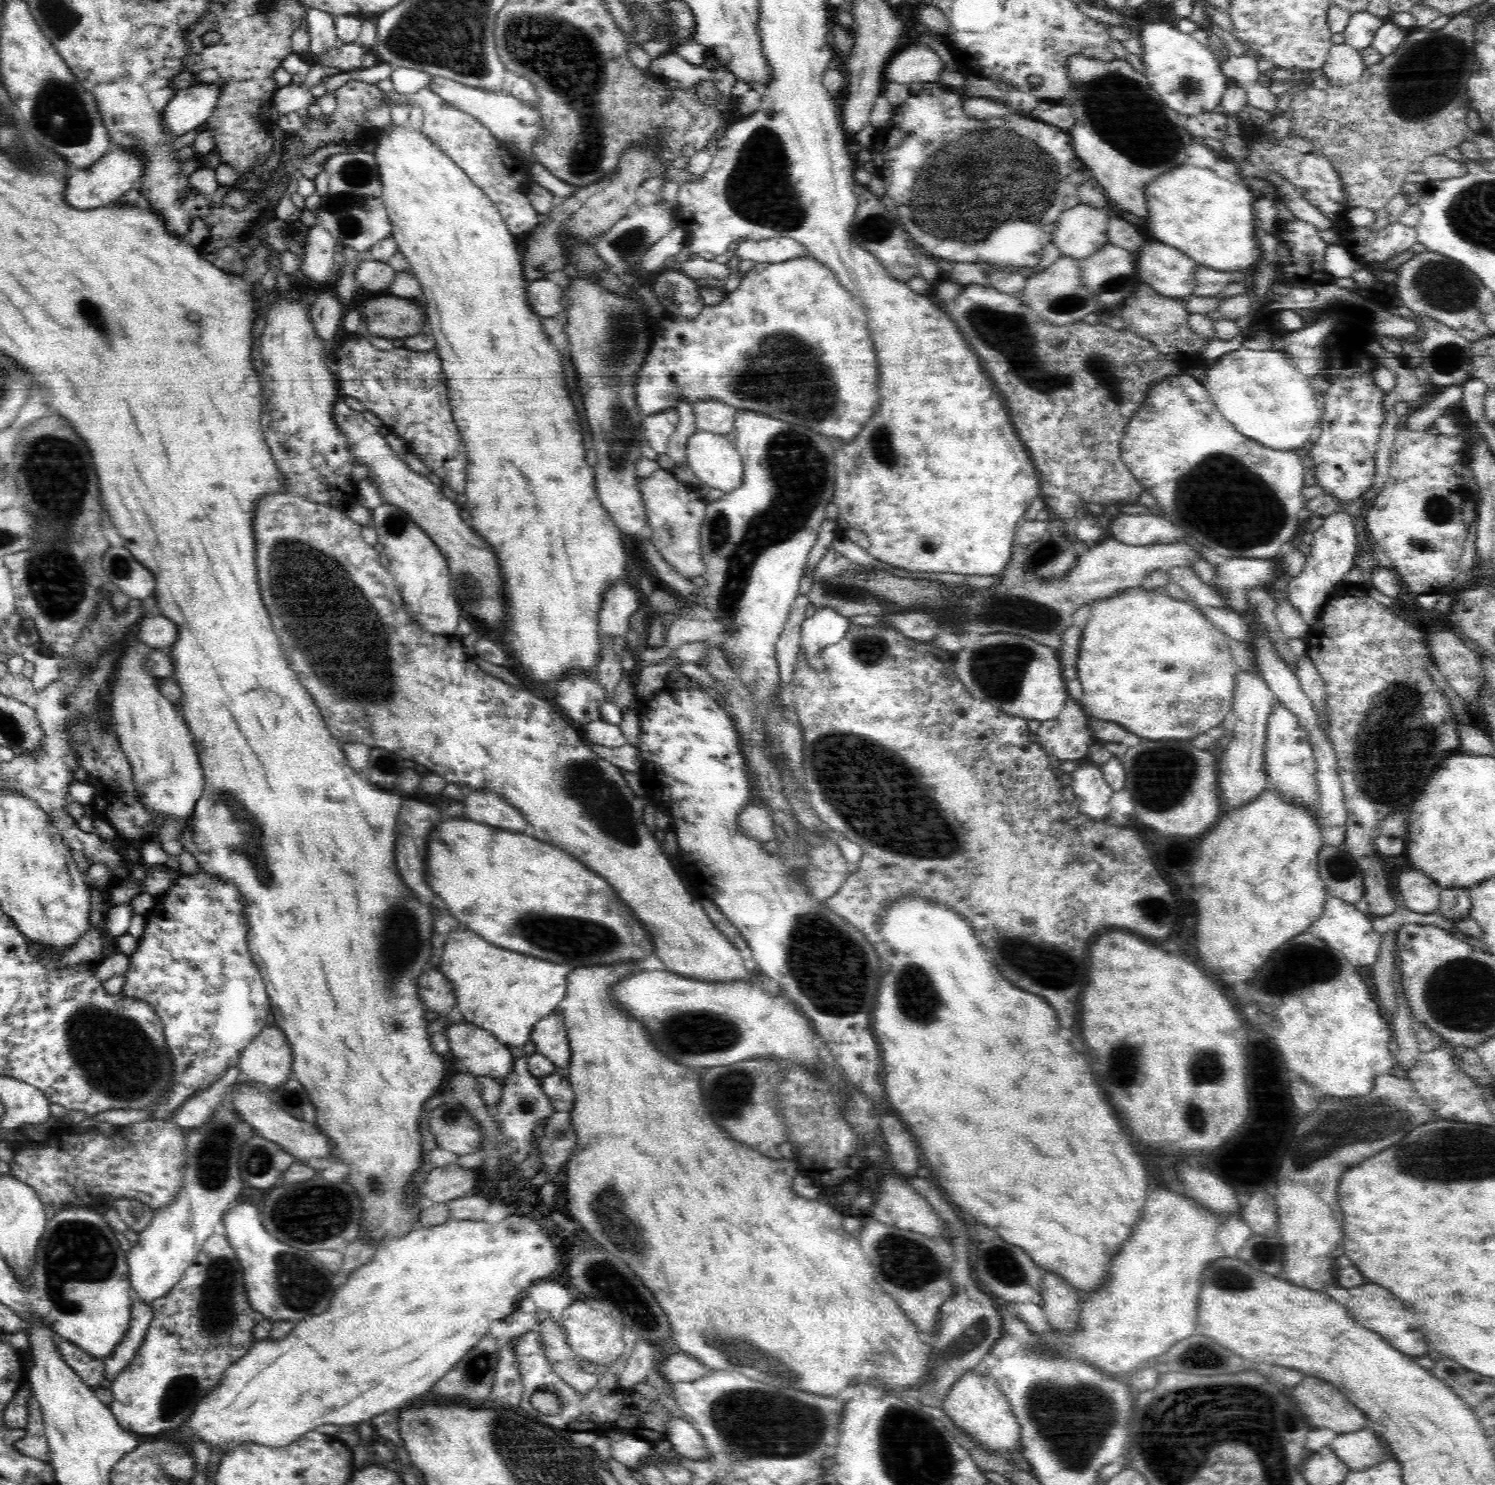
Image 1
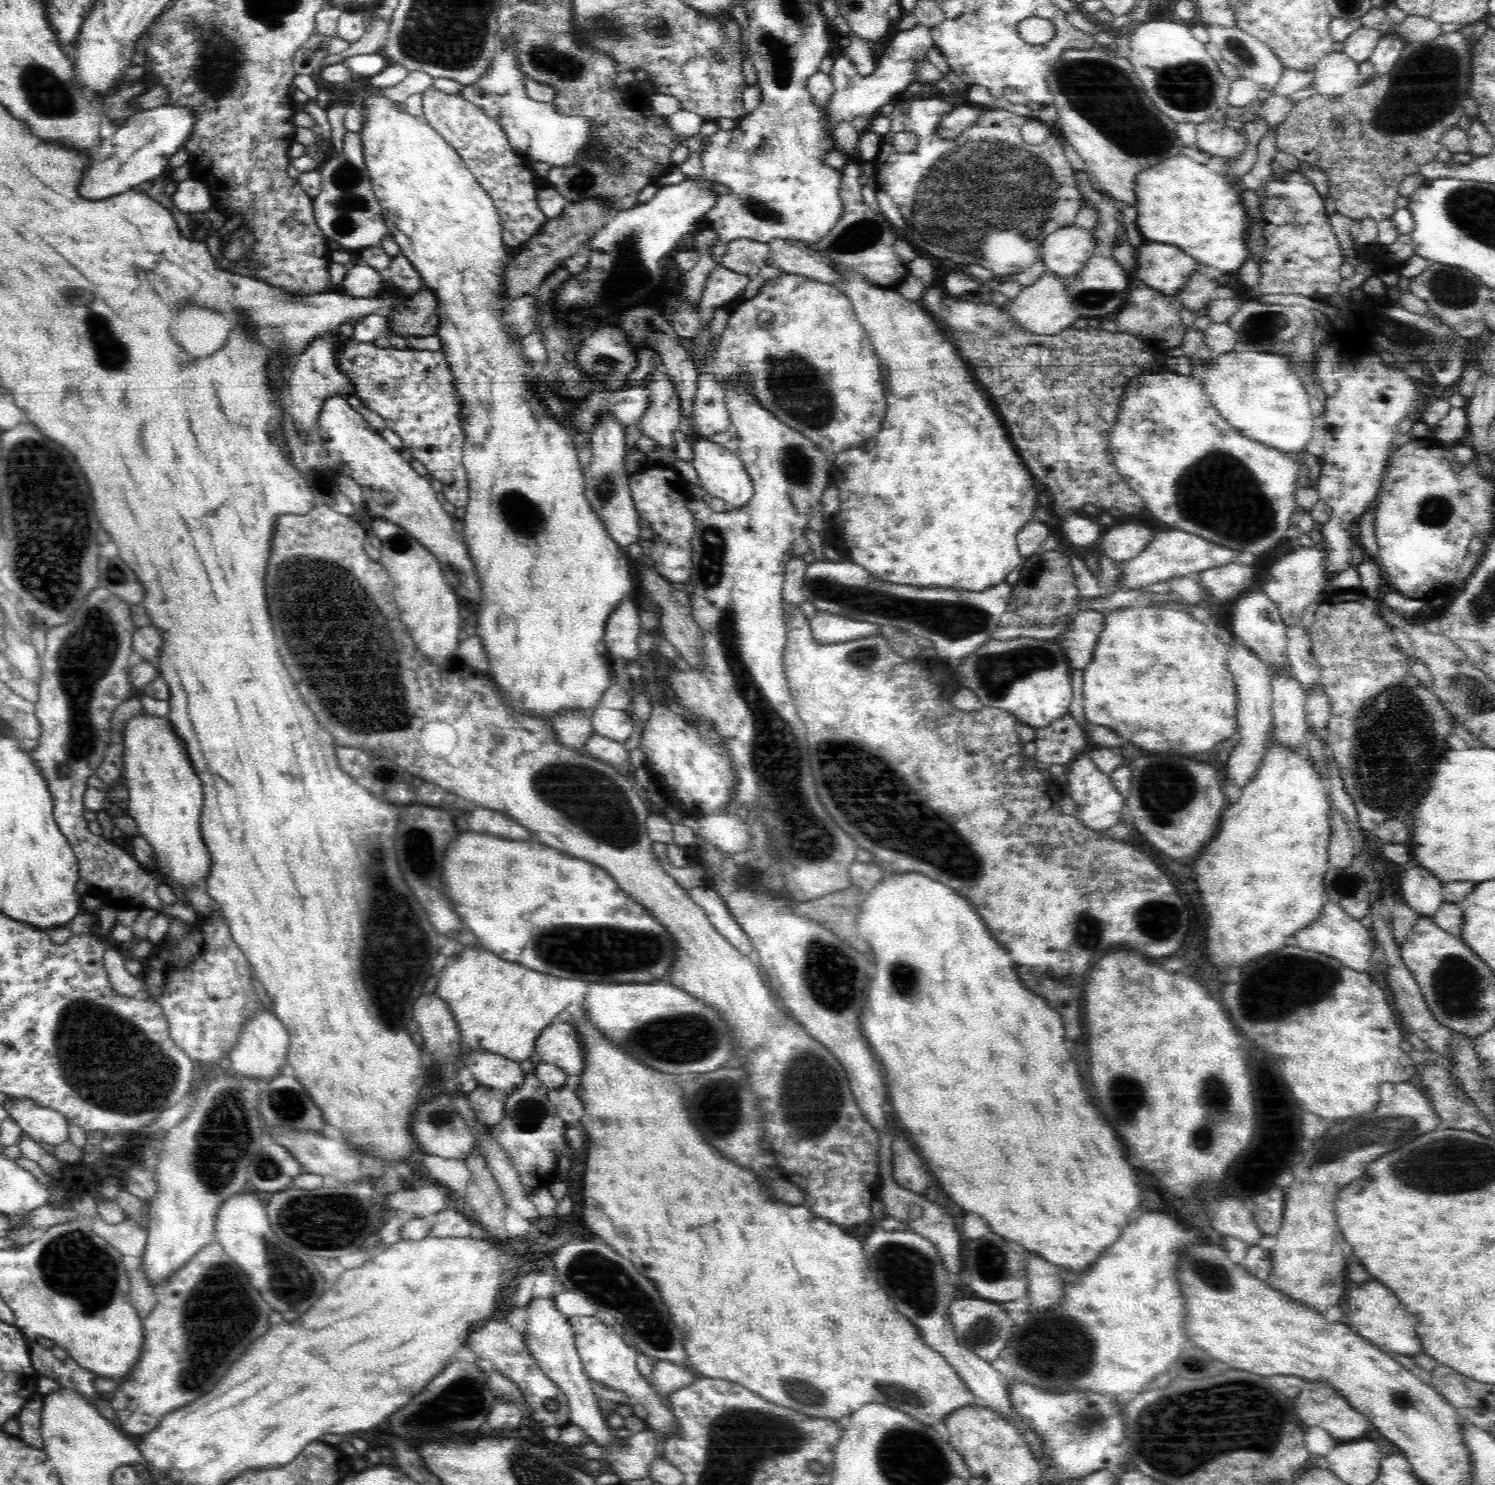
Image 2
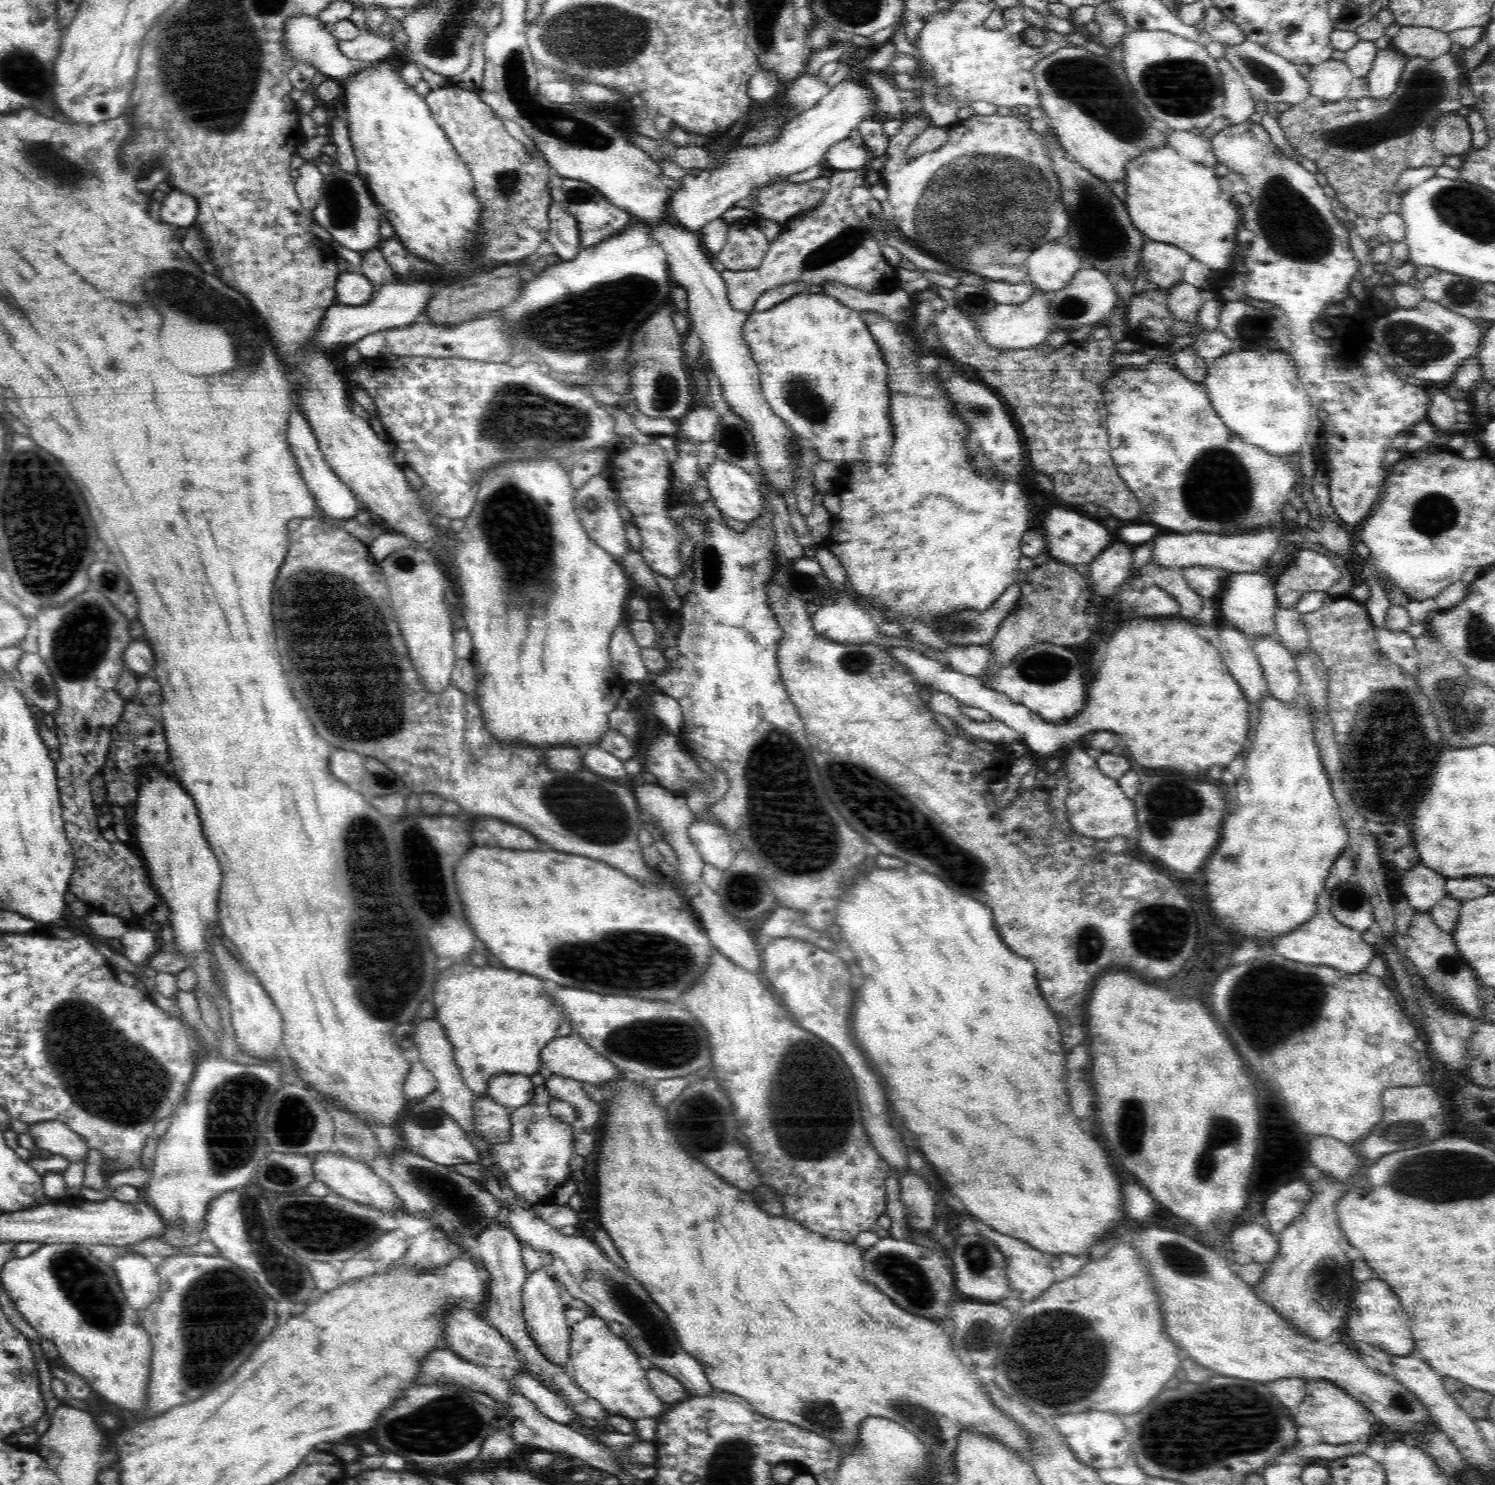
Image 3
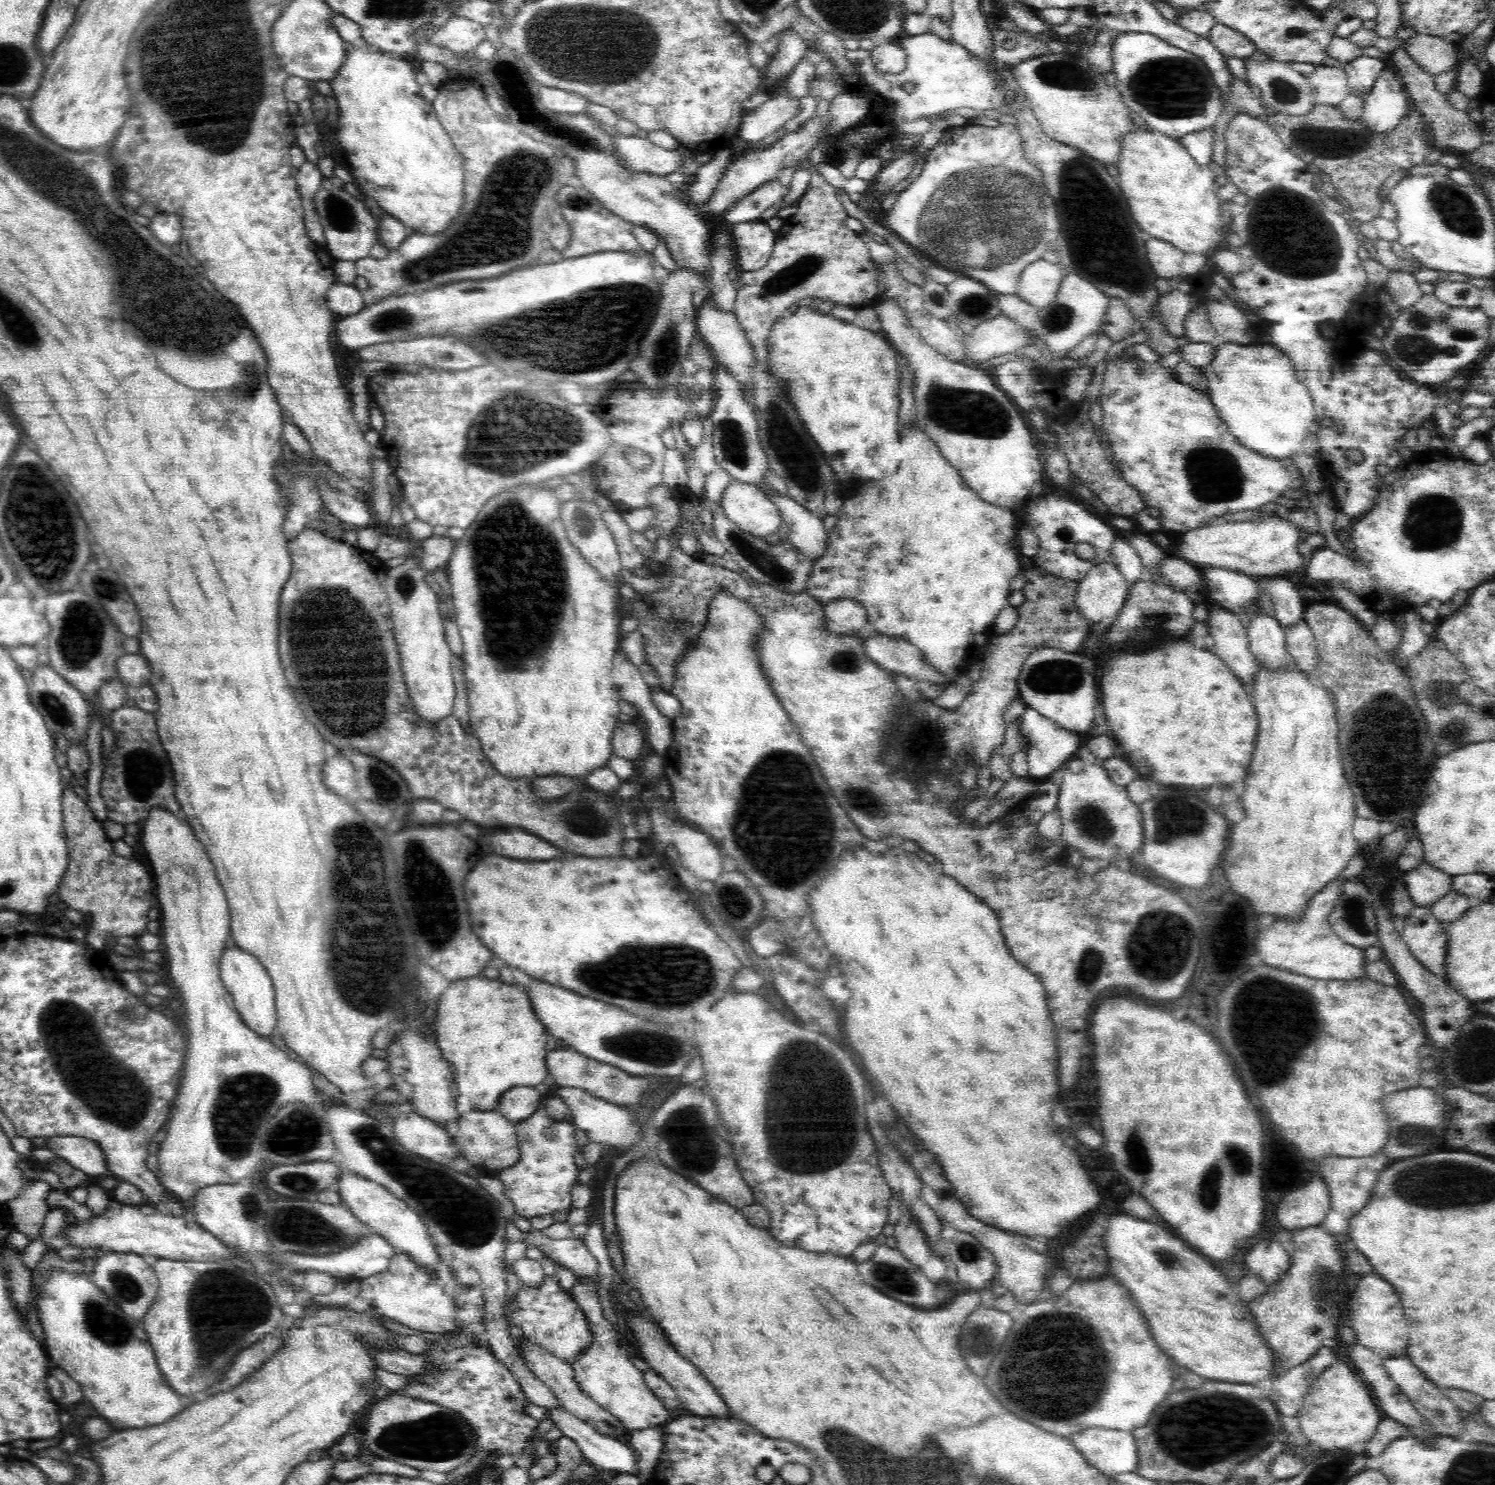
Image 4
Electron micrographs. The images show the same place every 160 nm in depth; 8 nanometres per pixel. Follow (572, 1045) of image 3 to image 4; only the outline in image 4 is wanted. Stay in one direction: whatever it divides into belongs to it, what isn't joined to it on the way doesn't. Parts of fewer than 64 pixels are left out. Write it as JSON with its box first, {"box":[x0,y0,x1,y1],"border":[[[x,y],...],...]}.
{"box":[545,1046,656,1105],"border":[[[551,1046],[545,1061],[547,1072],[554,1076],[556,1085],[583,1088],[592,1096],[617,1105],[640,1102],[640,1098],[646,1094],[646,1090],[650,1086],[650,1080],[656,1080],[653,1076],[631,1075],[617,1066],[584,1056],[573,1048],[556,1050]]]}

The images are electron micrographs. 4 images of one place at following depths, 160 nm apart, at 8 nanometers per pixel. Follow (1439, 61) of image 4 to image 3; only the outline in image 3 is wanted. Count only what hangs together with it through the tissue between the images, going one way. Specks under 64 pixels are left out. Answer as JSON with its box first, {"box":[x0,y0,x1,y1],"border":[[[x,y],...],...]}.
{"box":[1391,26,1452,60],"border":[[[1400,26],[1398,34],[1392,39],[1391,46],[1402,52],[1407,60],[1414,56],[1436,60],[1450,50],[1452,43],[1448,33],[1434,28]]]}

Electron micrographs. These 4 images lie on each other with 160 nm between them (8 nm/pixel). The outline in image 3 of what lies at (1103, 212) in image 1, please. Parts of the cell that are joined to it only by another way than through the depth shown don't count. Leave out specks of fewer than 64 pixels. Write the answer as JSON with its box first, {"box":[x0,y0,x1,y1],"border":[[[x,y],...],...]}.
{"box":[1025,244,1080,293],"border":[[[1046,244],[1033,250],[1025,260],[1030,284],[1035,290],[1049,293],[1062,290],[1070,279],[1080,270],[1080,256],[1071,246]]]}

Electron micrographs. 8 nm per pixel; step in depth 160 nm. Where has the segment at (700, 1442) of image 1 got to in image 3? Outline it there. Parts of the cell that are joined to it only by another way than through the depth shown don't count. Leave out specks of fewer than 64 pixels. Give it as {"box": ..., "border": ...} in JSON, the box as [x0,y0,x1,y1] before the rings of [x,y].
{"box":[565,1315,664,1420],"border":[[[586,1315],[571,1330],[570,1360],[565,1364],[567,1375],[572,1377],[572,1383],[595,1400],[598,1400],[602,1407],[610,1414],[624,1416],[634,1420],[640,1418],[654,1419],[659,1418],[664,1411],[662,1400],[656,1397],[650,1383],[648,1382],[646,1371],[639,1363],[639,1355],[620,1336],[613,1334],[607,1322],[598,1315]]]}

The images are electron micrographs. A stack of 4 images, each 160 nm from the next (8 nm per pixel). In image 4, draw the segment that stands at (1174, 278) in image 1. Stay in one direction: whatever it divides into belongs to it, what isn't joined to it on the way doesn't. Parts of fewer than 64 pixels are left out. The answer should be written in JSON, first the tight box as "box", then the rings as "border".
{"box":[1146,238,1184,278],"border":[[[1150,238],[1146,242],[1146,256],[1152,266],[1152,270],[1162,276],[1162,278],[1174,278],[1184,272],[1182,262],[1184,262],[1184,251],[1176,248],[1172,243],[1164,240]]]}

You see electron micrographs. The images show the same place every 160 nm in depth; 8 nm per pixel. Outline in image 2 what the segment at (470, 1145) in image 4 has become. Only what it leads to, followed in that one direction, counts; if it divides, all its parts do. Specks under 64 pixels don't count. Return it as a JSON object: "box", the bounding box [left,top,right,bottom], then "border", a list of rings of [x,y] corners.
{"box":[468,1085,508,1126],"border":[[[478,1085],[468,1095],[468,1101],[471,1102],[471,1107],[476,1111],[477,1118],[482,1124],[492,1126],[504,1118],[508,1095],[506,1091]]]}

